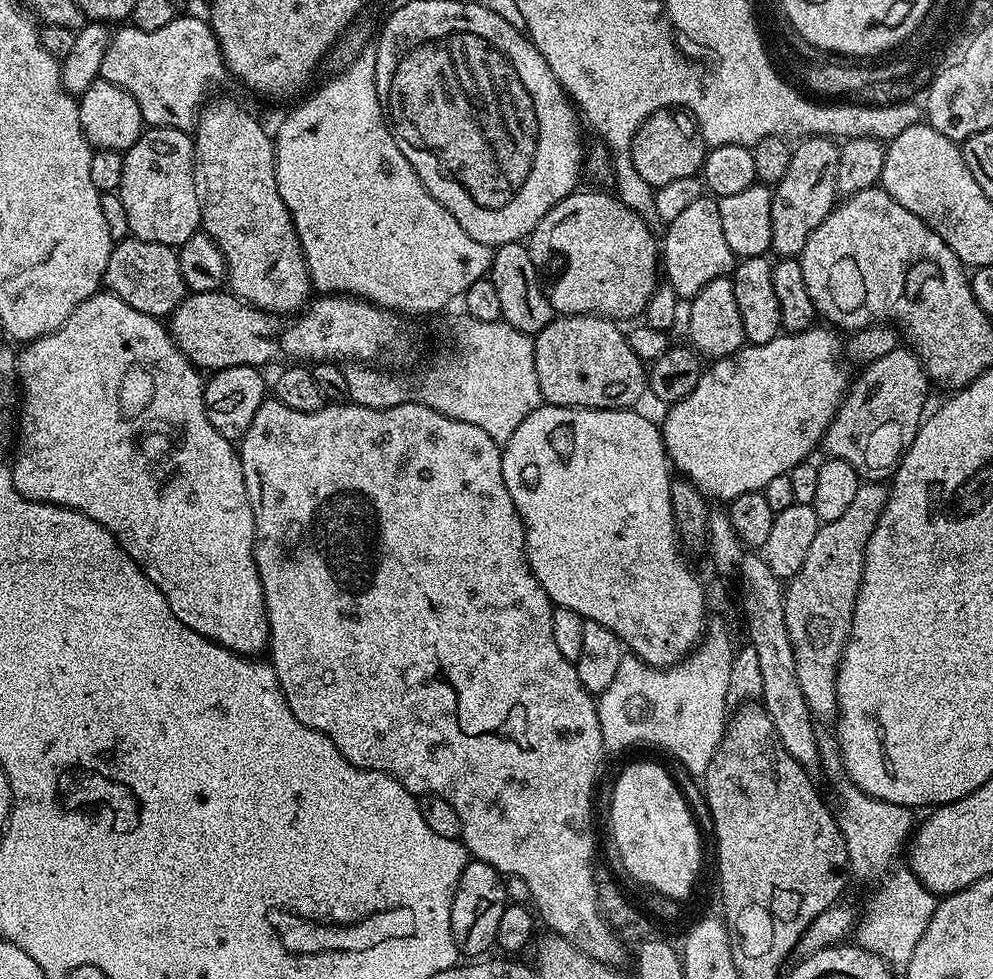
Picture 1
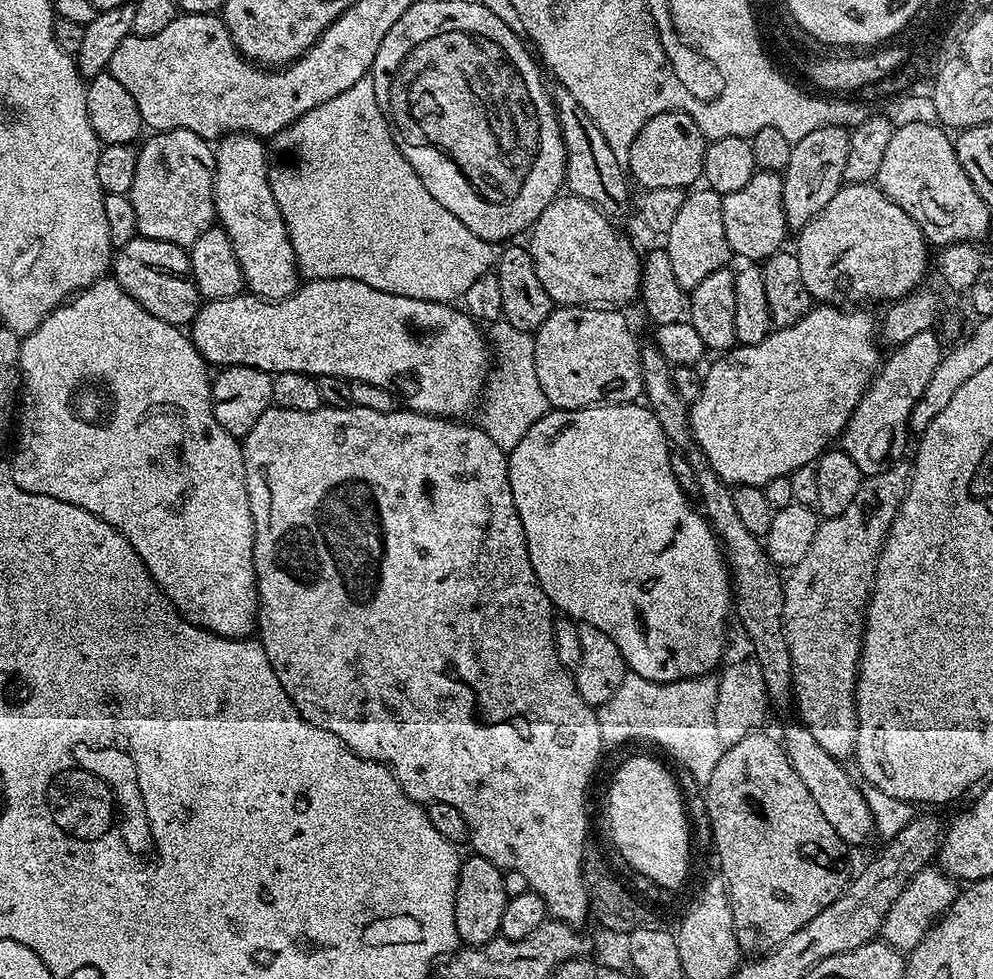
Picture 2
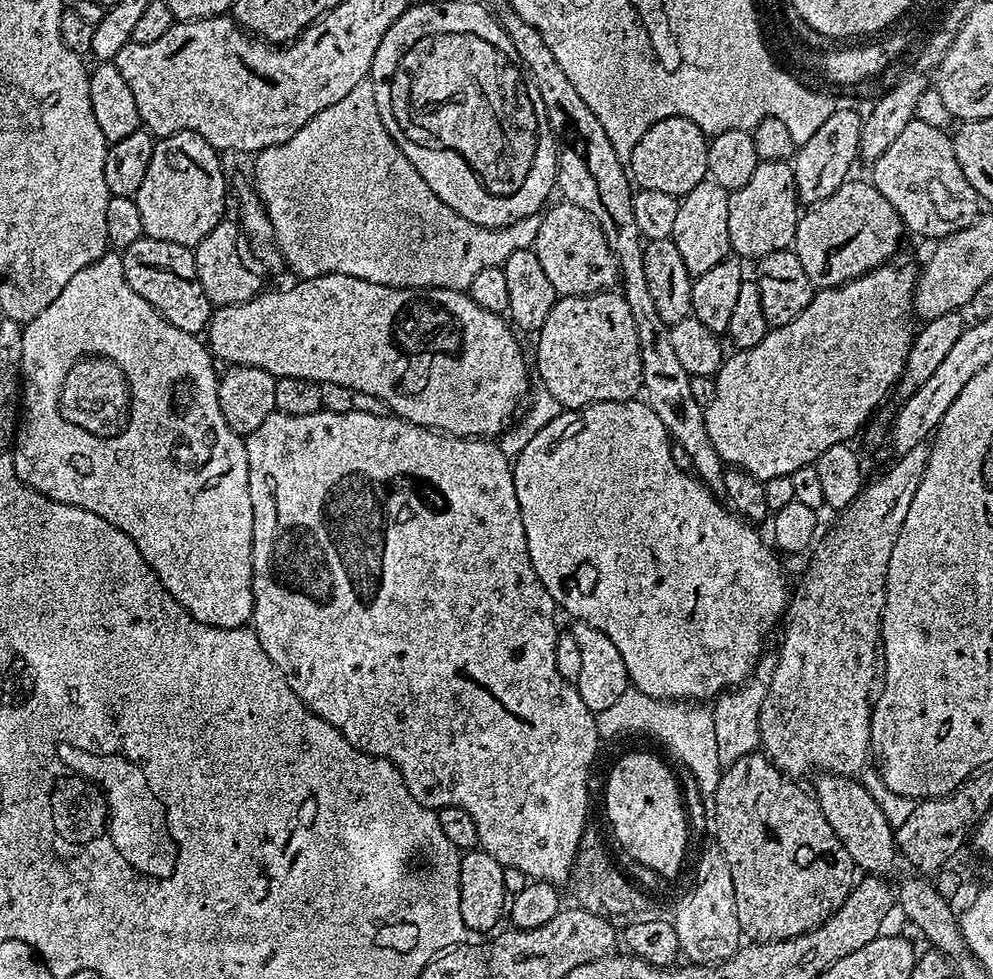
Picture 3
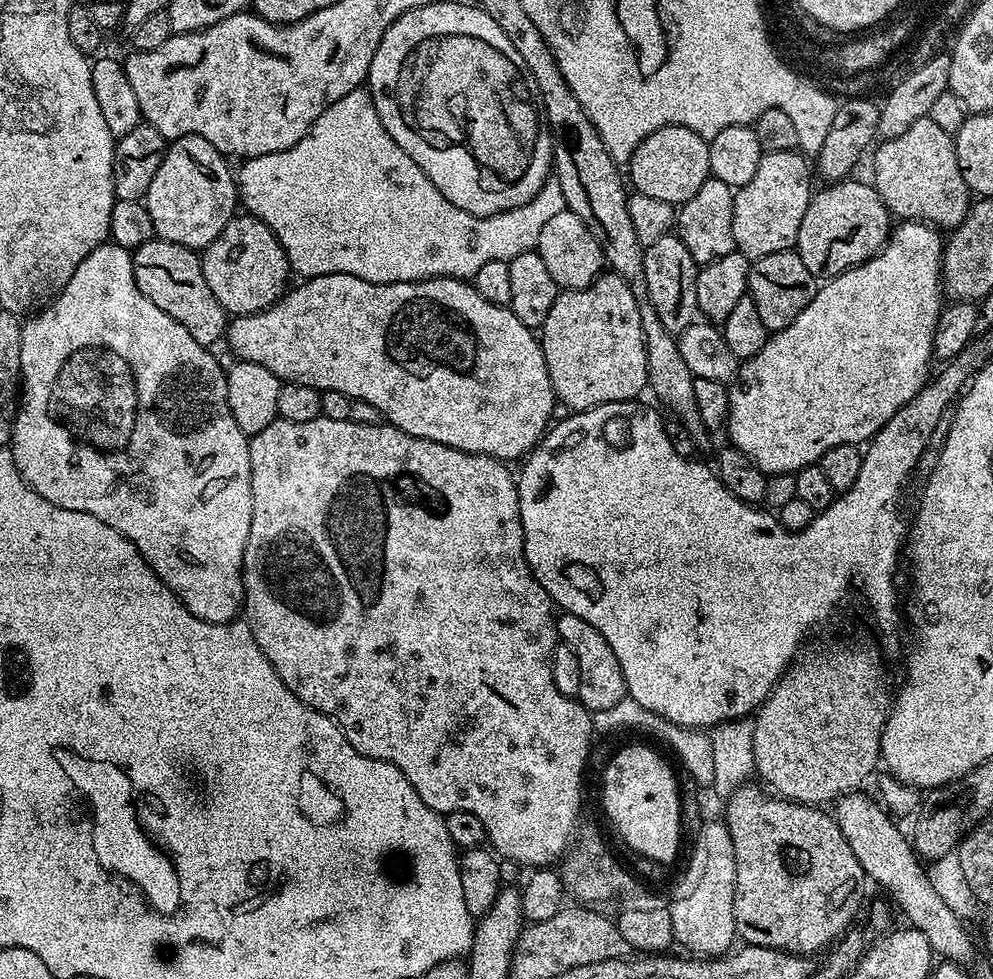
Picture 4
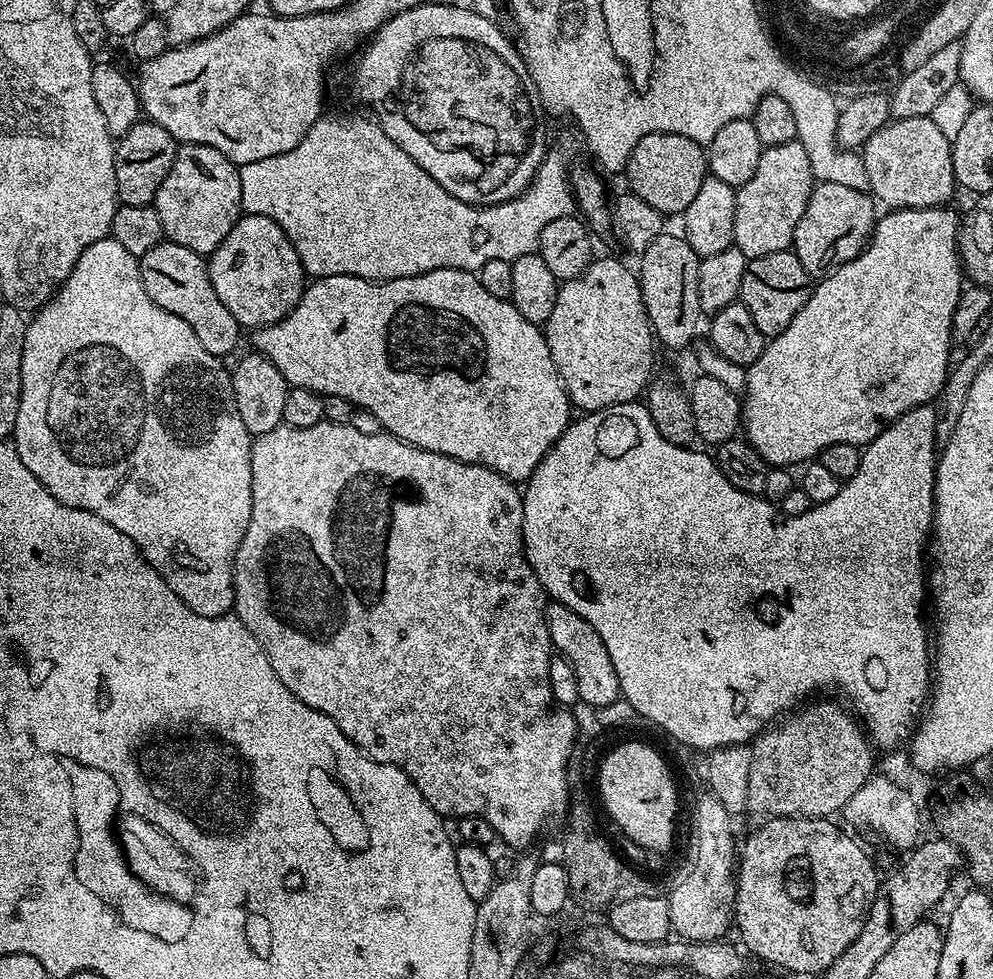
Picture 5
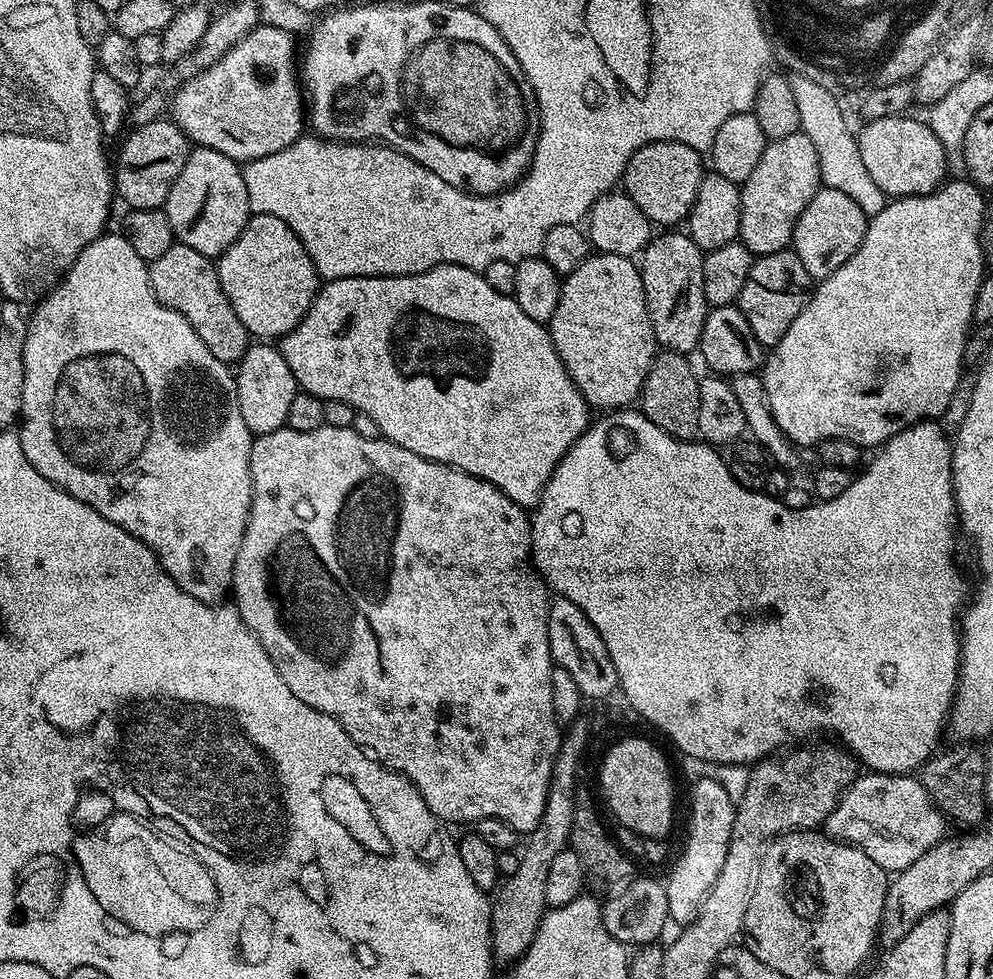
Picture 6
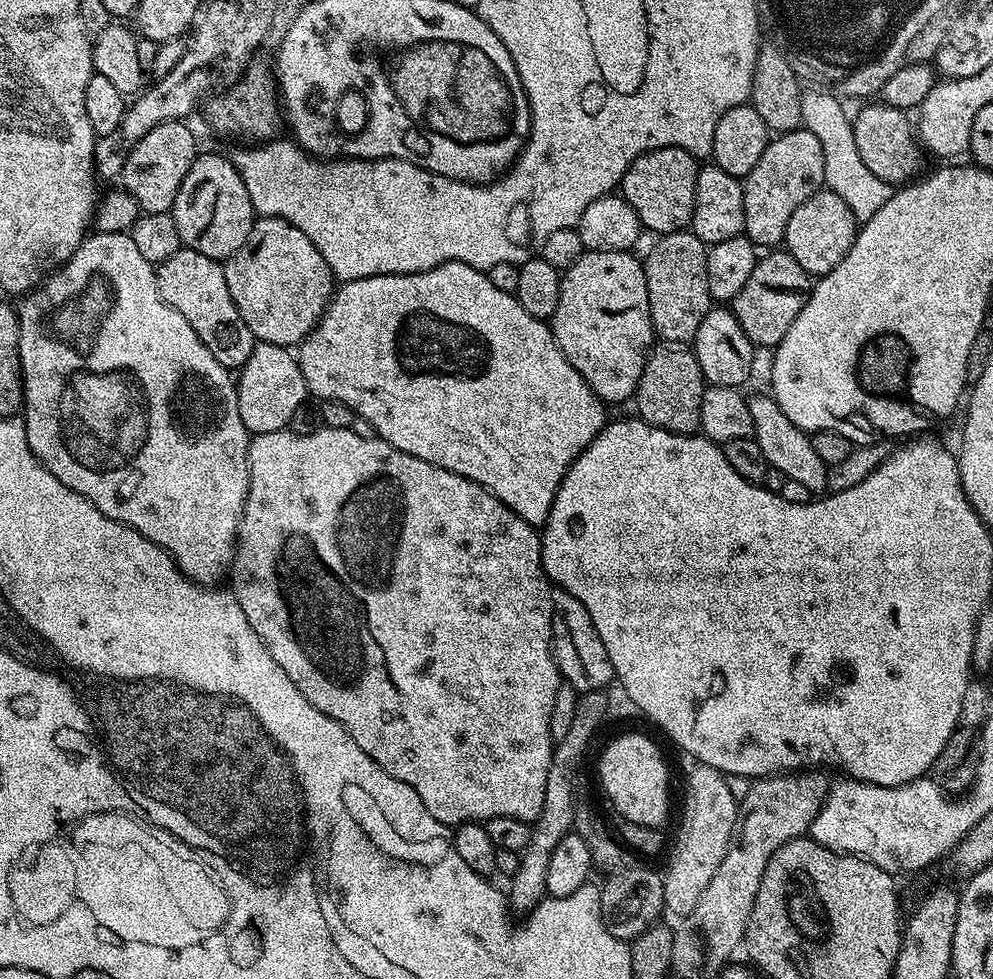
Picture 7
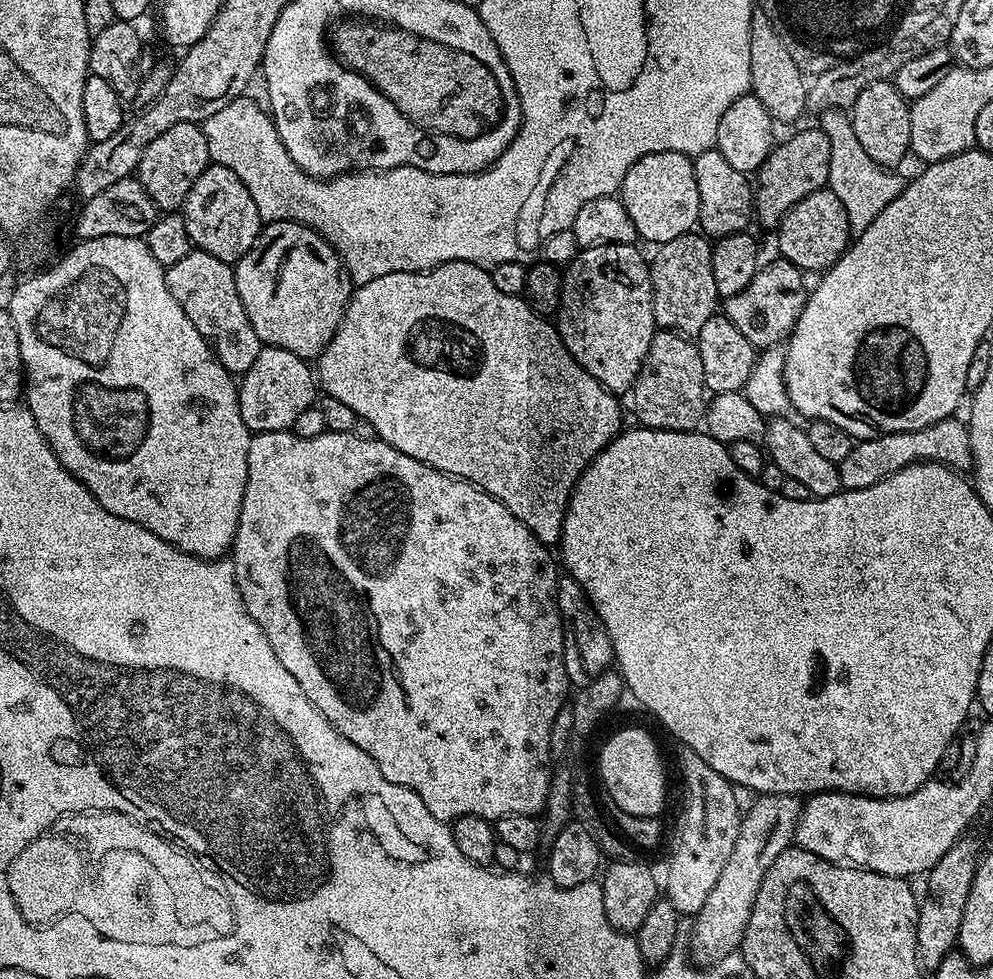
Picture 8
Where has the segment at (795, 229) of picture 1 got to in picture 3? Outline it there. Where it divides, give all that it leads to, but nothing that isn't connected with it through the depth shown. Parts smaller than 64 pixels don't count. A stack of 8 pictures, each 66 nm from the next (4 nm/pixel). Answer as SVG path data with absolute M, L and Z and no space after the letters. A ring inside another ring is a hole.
M837 107L818 126L818 131L804 144L799 145L796 155L791 161L794 170L794 182L796 183L796 194L799 203L804 206L811 206L830 198L838 186L842 186L844 181L849 179L852 163L857 163L860 155L860 139L862 134L859 132L859 124L856 118L859 111L855 107Z

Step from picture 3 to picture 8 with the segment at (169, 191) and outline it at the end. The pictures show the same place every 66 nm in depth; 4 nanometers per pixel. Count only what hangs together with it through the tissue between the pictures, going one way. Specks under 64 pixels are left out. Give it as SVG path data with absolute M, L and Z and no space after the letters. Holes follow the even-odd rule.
M209 163L194 186L190 186L190 192L184 199L182 215L186 222L186 234L190 234L193 245L199 251L214 254L214 258L229 262L240 260L242 254L254 246L262 227L254 198L250 198L238 174L234 174L225 164Z

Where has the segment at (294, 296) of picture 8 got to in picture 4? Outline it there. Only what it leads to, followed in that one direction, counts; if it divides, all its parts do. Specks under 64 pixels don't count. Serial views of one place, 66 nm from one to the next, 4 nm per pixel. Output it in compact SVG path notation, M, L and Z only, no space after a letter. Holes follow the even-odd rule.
M237 214L230 222L226 222L222 234L218 234L218 238L214 238L214 242L210 242L210 246L203 249L200 265L202 274L206 274L206 286L210 286L214 298L218 298L218 302L229 317L245 316L266 310L284 295L290 284L286 250L278 242L274 230L270 230L270 226L266 226L266 222L259 216L251 214Z

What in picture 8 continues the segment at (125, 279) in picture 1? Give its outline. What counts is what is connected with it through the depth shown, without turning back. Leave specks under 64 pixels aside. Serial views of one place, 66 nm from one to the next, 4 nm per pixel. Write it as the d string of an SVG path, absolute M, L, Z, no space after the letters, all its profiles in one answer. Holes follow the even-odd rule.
M193 250L186 254L186 258L167 265L164 277L170 294L174 294L174 302L178 302L186 318L194 322L194 330L198 330L198 334L202 334L211 346L216 361L233 374L250 370L262 345L258 334L254 334L254 326L250 326L250 318L246 318L242 298L238 298L233 265L214 258L214 254Z

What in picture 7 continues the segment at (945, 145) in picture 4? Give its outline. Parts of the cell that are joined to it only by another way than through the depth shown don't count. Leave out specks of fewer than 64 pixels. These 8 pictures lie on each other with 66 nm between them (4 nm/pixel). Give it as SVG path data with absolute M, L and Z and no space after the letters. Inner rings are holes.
M876 102L865 103L865 108L860 113L855 113L852 121L858 154L862 154L862 162L866 162L868 169L884 184L903 185L911 181L920 168L922 148L914 135L913 121L912 124L908 121L907 111L892 108L883 102L872 103Z

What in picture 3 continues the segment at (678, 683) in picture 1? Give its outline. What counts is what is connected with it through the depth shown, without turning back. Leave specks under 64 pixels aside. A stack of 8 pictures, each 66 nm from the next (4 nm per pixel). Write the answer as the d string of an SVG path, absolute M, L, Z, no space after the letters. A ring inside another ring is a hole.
M629 688L609 710L600 711L595 717L601 739L608 740L624 732L642 732L654 736L690 772L697 788L705 796L716 792L724 765L717 751L711 711L707 716L696 716L696 712L692 712L691 703L654 699L641 691Z

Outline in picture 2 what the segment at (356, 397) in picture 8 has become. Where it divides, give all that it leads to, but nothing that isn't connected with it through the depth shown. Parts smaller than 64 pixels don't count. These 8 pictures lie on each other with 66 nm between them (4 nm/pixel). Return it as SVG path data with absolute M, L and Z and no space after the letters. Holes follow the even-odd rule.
M326 278L325 280L308 280L284 300L263 300L260 296L241 294L231 296L228 300L210 300L201 303L198 314L190 325L192 345L204 355L204 359L212 366L231 366L241 364L257 368L269 374L278 372L297 372L307 376L340 376L343 380L357 384L373 384L385 388L387 392L404 399L403 407L409 412L421 412L427 416L441 418L464 418L468 411L479 405L484 385L490 371L490 344L480 333L481 325L473 320L467 312L448 302L439 300L419 300L406 298L400 294L386 294L382 290L374 290L374 286L366 286L366 282L358 282L354 278Z

